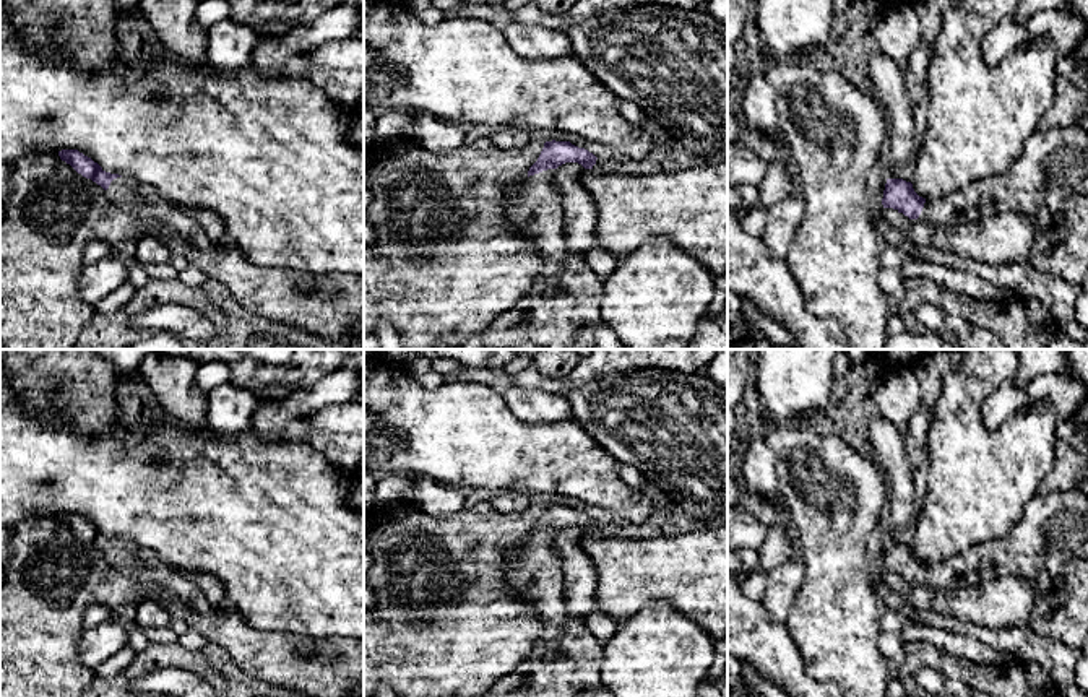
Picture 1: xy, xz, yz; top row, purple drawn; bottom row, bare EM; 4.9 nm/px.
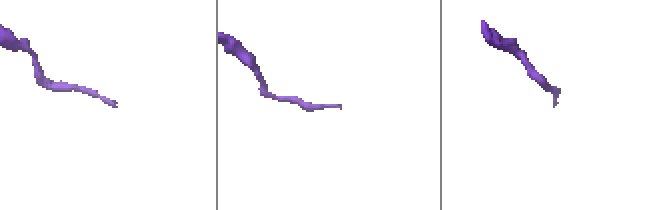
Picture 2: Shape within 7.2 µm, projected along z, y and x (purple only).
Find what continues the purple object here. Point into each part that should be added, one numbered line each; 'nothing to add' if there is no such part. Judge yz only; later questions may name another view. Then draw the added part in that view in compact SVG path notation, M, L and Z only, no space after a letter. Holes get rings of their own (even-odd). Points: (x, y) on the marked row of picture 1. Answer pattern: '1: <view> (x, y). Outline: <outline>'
1: yz (1048, 182). Outline: M1078 123L1036 130L1012 167L926 200L917 219L956 227L1005 211L1026 214L1034 224L1034 244L1026 260L1047 275L1080 286L1088 273L1088 130Z

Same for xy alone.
1: xy (142, 200). Outline: M128 175L117 177L106 190L110 201L141 219L156 219L177 231L187 244L196 249L214 249L201 226L188 208L161 197L154 187L133 180Z

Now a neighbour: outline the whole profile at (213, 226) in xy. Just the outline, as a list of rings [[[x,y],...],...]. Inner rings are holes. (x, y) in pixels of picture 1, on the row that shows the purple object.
[[[195,208],[192,214],[201,226],[205,236],[213,242],[213,245],[219,247],[222,244],[229,244],[229,236],[224,221],[221,216],[208,208]]]

